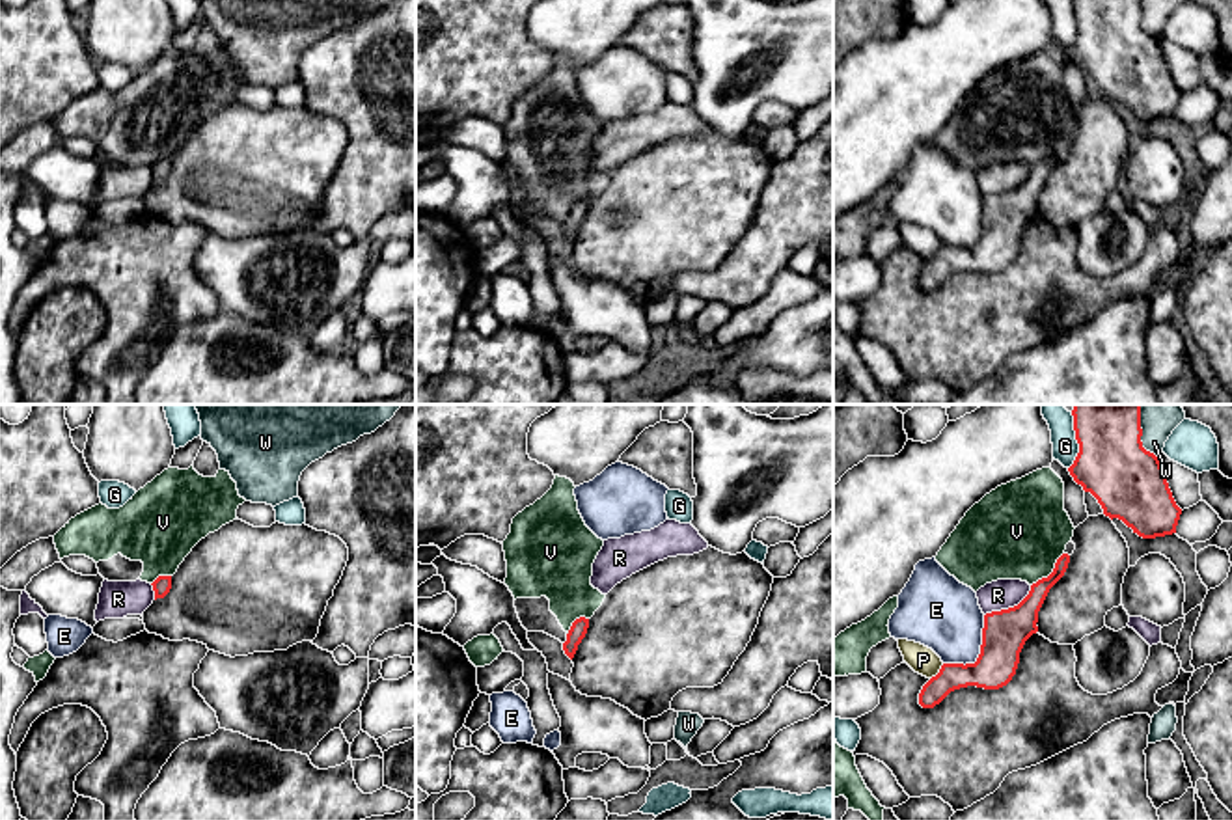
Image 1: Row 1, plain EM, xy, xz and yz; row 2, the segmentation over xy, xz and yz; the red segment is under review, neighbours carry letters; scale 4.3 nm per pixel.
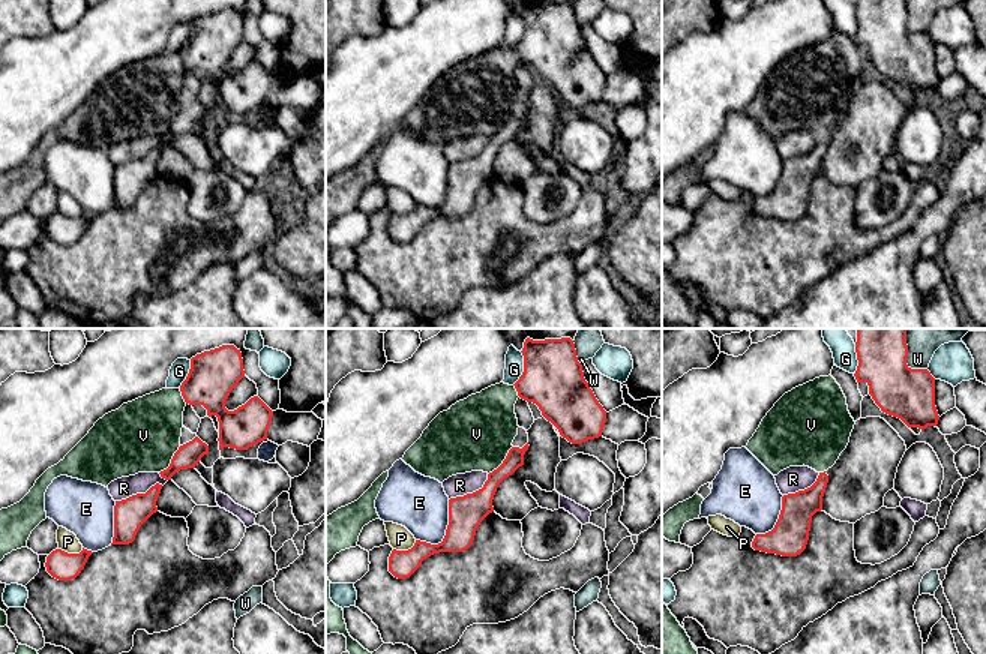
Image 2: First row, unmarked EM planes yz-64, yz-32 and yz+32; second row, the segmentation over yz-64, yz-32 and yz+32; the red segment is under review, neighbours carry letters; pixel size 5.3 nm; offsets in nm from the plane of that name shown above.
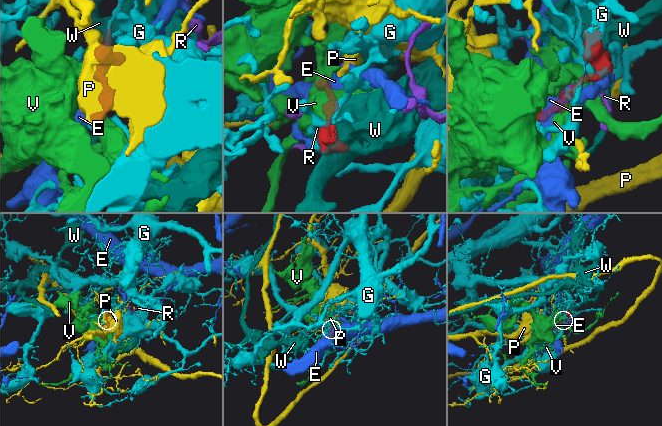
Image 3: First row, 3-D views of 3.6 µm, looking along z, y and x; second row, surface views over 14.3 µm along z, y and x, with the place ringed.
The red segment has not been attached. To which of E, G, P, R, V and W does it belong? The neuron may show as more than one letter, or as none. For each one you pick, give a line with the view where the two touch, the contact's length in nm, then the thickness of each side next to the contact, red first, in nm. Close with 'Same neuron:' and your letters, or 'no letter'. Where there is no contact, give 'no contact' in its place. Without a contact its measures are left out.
V: contact in yz; length 200 nm; calibres 140 and 420 nm
Same neuron: V

